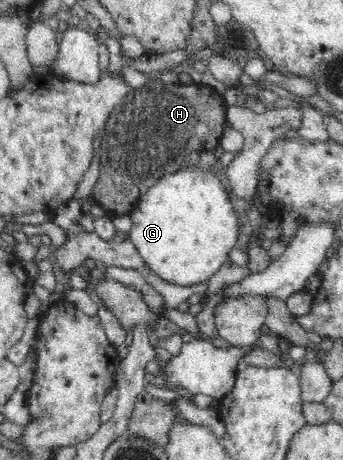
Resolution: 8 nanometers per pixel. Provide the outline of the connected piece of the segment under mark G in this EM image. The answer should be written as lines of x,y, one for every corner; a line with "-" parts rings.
189,168
164,176
134,205
127,239
146,264
147,271
165,282
192,285
205,282
224,262
237,242
237,215
221,185
217,168

